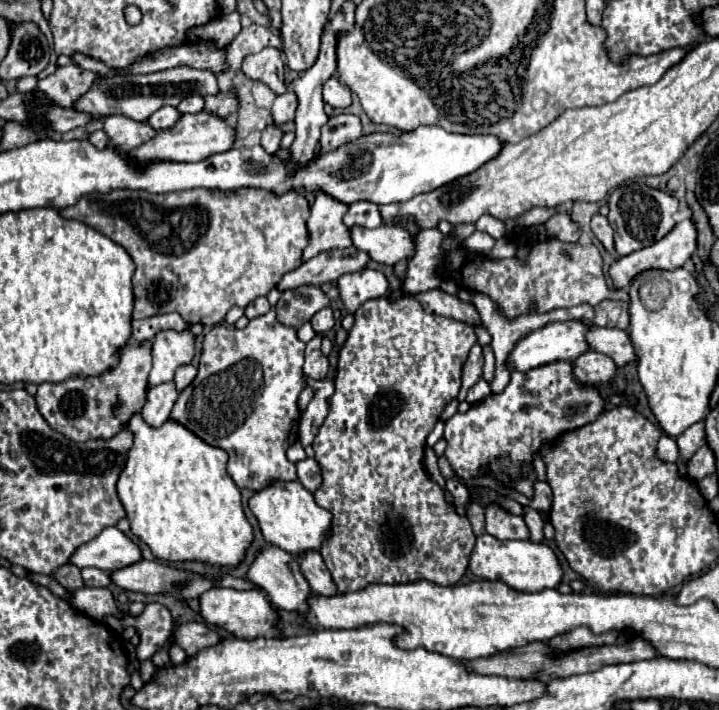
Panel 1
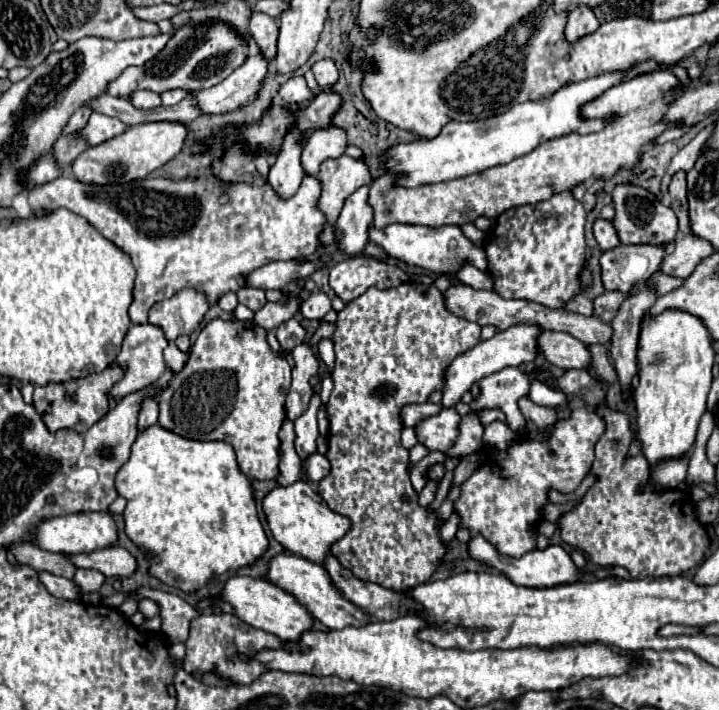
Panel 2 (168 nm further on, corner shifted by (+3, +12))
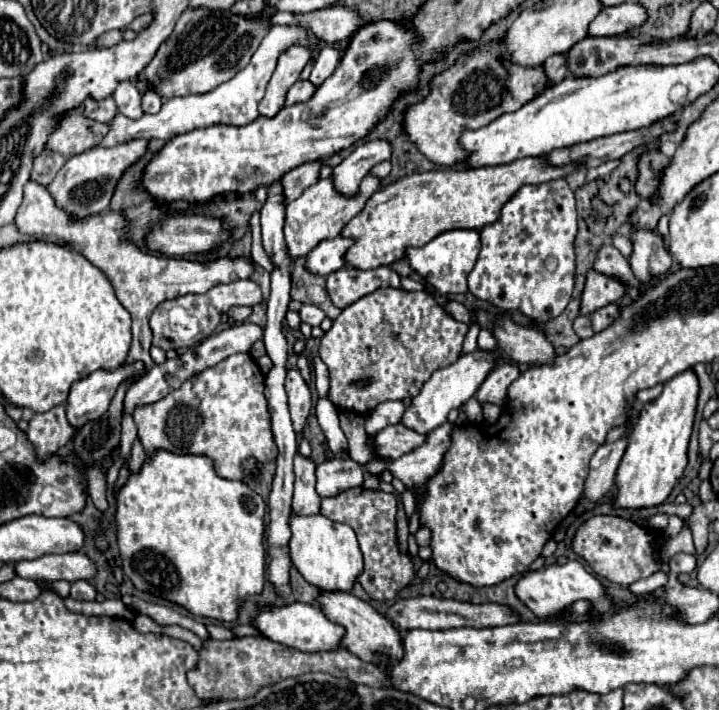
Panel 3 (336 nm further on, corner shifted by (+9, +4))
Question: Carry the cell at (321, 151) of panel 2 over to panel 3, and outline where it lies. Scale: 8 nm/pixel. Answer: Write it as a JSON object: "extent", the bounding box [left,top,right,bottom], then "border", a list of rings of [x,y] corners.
{"extent":[282,160,322,204],"border":[[[318,160],[308,162],[282,176],[282,188],[286,188],[286,192],[282,192],[282,196],[286,196],[286,204],[296,200],[308,186],[318,182],[320,166],[322,166],[322,162],[318,162]]]}

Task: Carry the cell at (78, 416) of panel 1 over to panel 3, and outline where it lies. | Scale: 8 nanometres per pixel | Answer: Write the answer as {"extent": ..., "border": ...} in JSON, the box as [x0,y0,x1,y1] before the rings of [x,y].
{"extent":[26,404,74,460],"border":[[[60,404],[48,412],[34,414],[26,436],[34,446],[36,460],[44,460],[46,456],[54,454],[60,446],[64,446],[72,440],[74,428],[68,424],[64,406]]]}

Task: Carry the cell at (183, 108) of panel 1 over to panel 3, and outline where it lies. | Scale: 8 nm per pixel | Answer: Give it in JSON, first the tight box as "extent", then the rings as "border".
{"extent":[142,92,162,114],"border":[[[146,92],[142,96],[142,110],[146,114],[156,114],[160,110],[160,106],[162,106],[162,100],[160,100],[160,96],[156,92]]]}

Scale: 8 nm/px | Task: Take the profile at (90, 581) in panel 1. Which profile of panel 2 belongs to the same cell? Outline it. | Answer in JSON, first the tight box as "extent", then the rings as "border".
{"extent":[74,568,104,592],"border":[[[78,568],[76,576],[74,576],[76,584],[84,590],[84,592],[98,592],[102,582],[104,582],[104,574],[96,572],[96,570],[86,570],[86,568]]]}

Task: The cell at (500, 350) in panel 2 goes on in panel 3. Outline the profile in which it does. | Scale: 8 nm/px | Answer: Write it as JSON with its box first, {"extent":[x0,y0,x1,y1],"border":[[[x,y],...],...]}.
{"extent":[402,350,496,434],"border":[[[474,350],[462,358],[458,358],[454,364],[436,370],[426,384],[422,384],[418,396],[412,398],[412,404],[406,406],[406,412],[402,416],[402,424],[418,434],[428,434],[430,430],[438,428],[440,424],[448,422],[448,412],[452,408],[460,408],[468,398],[474,396],[482,380],[488,376],[488,372],[494,368],[496,362],[496,352],[484,352],[484,350]]]}

